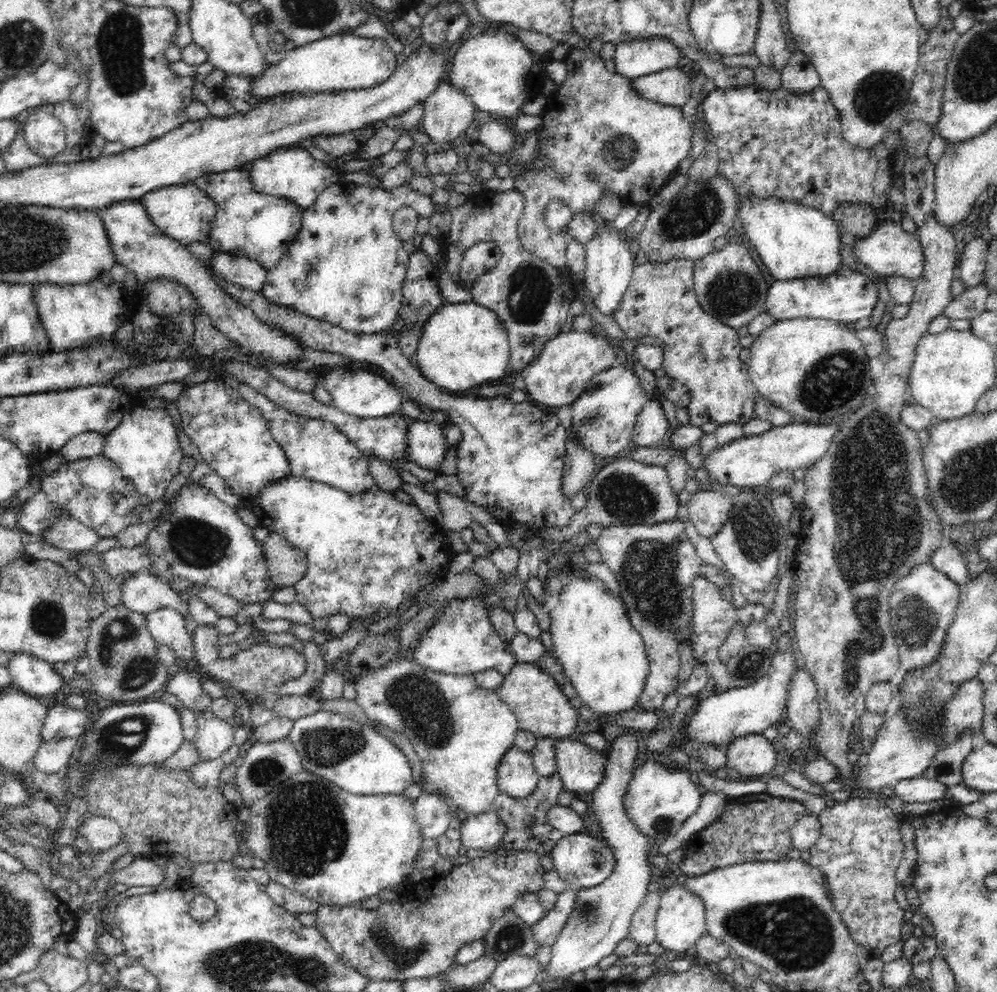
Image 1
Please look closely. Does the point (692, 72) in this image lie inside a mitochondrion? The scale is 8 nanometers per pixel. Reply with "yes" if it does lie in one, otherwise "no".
no

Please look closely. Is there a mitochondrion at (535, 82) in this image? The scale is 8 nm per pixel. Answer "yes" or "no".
no

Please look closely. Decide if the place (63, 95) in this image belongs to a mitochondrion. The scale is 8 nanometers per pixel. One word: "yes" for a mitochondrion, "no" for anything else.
no

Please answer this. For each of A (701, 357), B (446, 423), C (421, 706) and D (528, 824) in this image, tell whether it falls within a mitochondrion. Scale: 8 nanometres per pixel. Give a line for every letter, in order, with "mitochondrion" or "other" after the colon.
A: mitochondrion
B: other
C: mitochondrion
D: mitochondrion

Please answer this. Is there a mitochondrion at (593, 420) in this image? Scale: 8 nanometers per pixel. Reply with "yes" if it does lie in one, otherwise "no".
yes

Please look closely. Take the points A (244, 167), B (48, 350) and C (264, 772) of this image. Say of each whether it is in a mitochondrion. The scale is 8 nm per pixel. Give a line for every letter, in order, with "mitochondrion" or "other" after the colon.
A: other
B: other
C: mitochondrion

